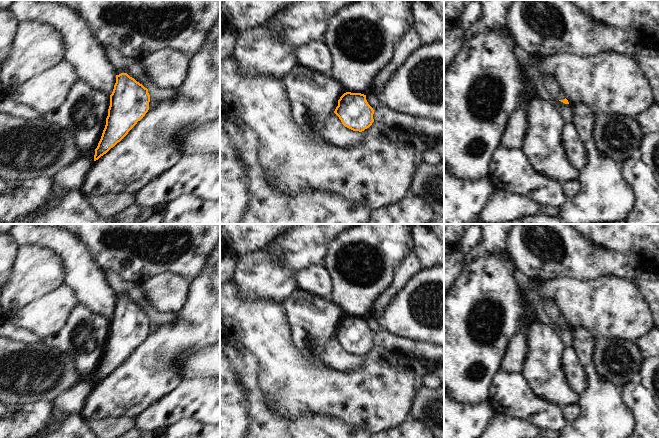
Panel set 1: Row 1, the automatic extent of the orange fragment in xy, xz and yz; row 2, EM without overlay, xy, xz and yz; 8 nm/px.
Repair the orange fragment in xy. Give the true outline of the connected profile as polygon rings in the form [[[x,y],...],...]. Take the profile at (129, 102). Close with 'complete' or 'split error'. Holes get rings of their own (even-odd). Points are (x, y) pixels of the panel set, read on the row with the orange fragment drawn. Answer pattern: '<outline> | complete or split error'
[[[127,73],[116,75],[106,125],[95,149],[94,161],[120,142],[149,110],[148,89]]] | complete

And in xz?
[[[344,93],[334,113],[345,127],[353,131],[362,132],[374,122],[374,110],[368,104],[366,95],[361,93]]] | complete

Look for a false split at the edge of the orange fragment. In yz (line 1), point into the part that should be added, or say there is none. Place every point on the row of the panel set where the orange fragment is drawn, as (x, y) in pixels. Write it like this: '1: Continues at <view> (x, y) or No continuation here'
1: No continuation here

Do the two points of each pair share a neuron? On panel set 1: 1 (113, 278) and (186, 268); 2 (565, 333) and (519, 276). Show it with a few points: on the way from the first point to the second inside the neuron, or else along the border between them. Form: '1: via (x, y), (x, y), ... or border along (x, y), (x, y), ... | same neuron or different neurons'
1: border along (104, 269), (114, 271), (126, 281), (139, 284) | different neurons
2: via (550, 322), (539, 311), (530, 291) | same neuron

